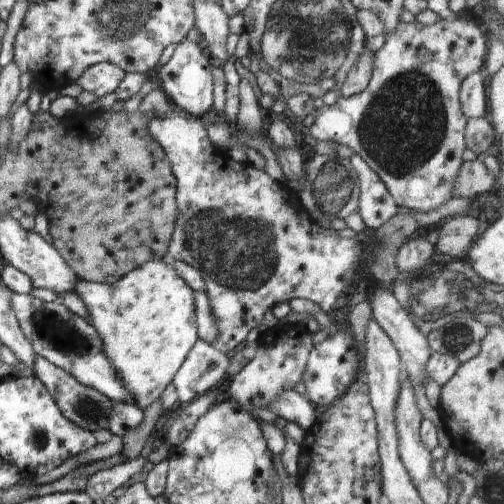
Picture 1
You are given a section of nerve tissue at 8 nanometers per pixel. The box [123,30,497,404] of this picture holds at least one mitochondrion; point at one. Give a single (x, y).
(404, 125)

